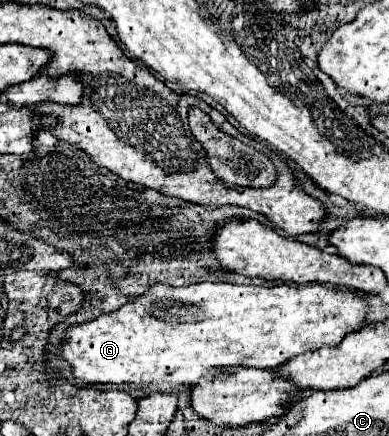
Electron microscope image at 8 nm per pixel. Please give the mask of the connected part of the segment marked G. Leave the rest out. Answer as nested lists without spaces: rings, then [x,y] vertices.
[[[155,282],[147,292],[135,296],[119,310],[103,314],[85,324],[69,326],[59,342],[57,358],[69,362],[75,380],[85,384],[131,384],[137,388],[167,384],[167,386],[191,386],[203,374],[213,368],[277,368],[289,358],[317,350],[323,346],[337,346],[347,332],[361,328],[365,320],[365,304],[347,288],[329,288],[322,284],[281,284],[273,288],[265,286],[241,286],[225,282],[201,282],[191,286],[169,286]]]

